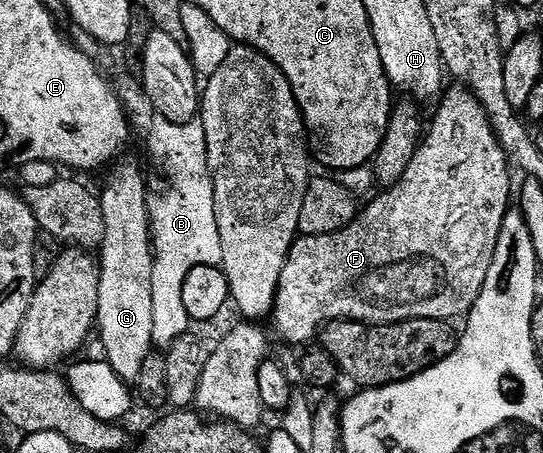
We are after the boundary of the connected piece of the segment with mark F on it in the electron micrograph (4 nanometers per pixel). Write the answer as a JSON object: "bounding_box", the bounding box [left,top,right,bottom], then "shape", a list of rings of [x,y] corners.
{"bounding_box":[270,88,514,343],"shape":[[[467,88],[456,89],[460,90],[450,91],[451,89],[449,89],[439,99],[439,102],[441,101],[440,107],[437,108],[436,115],[432,118],[432,126],[430,122],[426,133],[423,135],[414,160],[410,160],[406,172],[402,172],[402,176],[392,186],[380,192],[384,194],[378,195],[379,193],[377,193],[371,199],[373,202],[365,210],[363,207],[357,213],[356,219],[336,234],[323,234],[322,236],[306,234],[297,237],[295,244],[286,256],[286,264],[282,268],[282,276],[278,280],[278,288],[276,289],[276,305],[270,315],[271,321],[276,321],[277,332],[286,341],[311,343],[317,337],[318,328],[330,322],[366,322],[374,326],[387,326],[397,322],[412,322],[416,318],[463,319],[472,311],[473,304],[476,303],[482,292],[482,284],[486,284],[486,272],[490,272],[490,260],[494,260],[494,248],[498,248],[498,236],[502,232],[502,220],[510,208],[508,197],[511,194],[513,197],[514,194],[514,186],[512,190],[513,171],[510,169],[506,152],[502,152],[502,144],[498,144],[498,136],[486,116],[482,104],[472,95],[471,90]]]}

